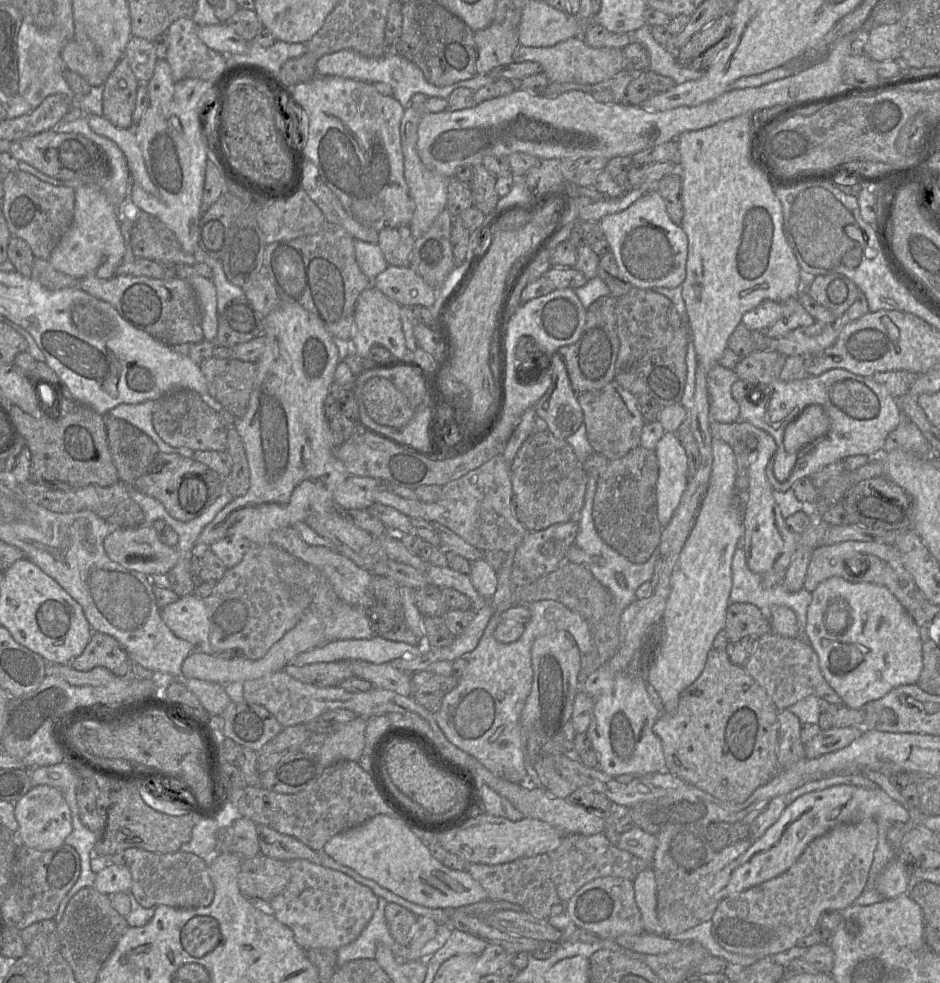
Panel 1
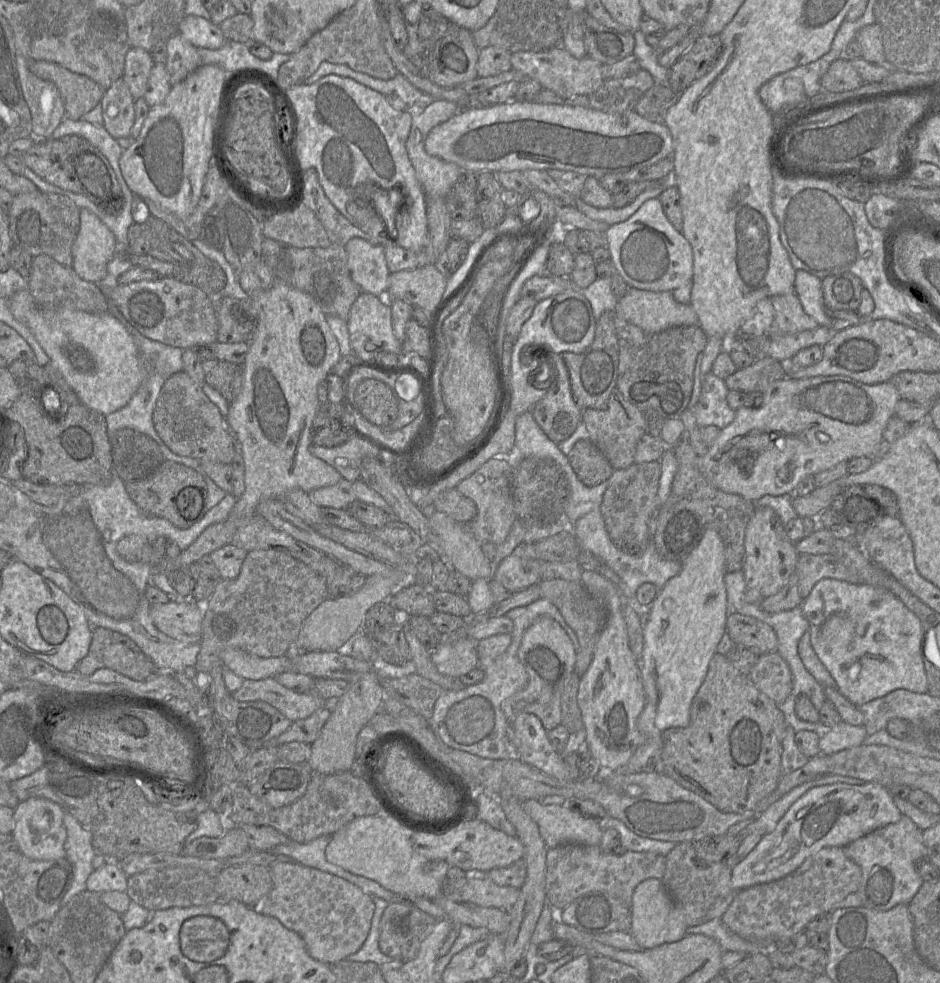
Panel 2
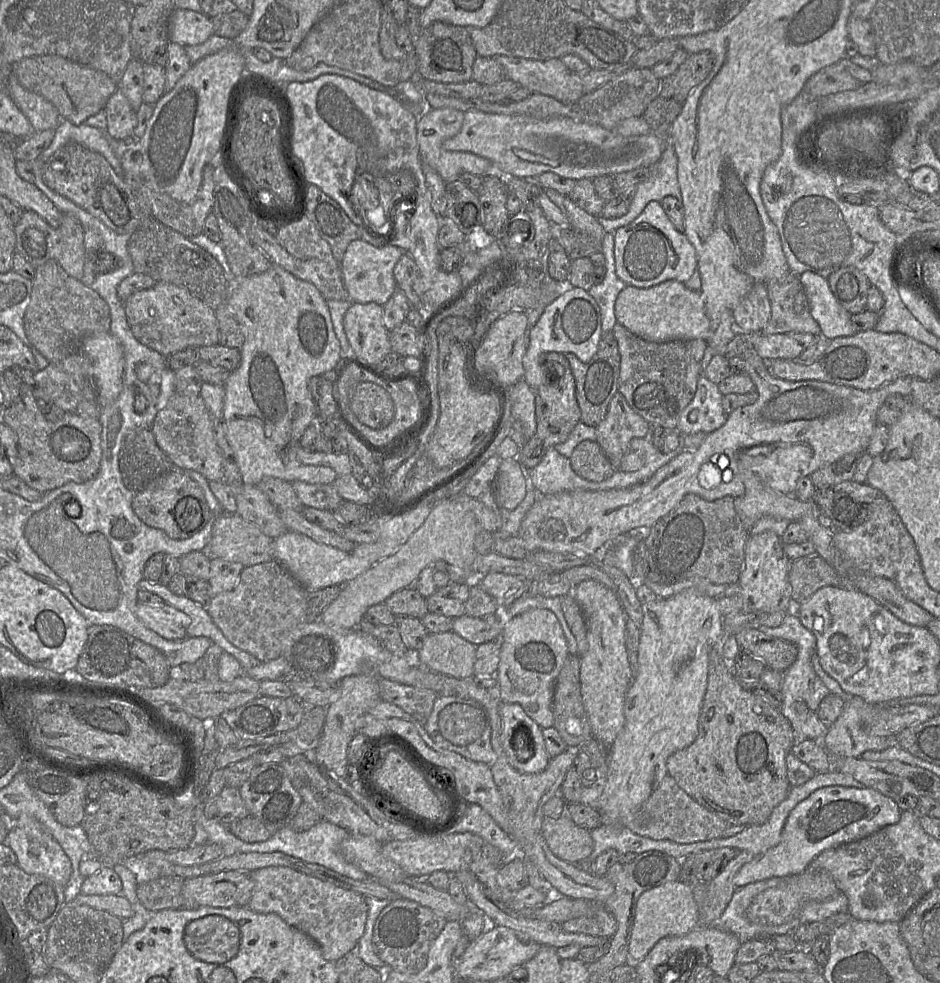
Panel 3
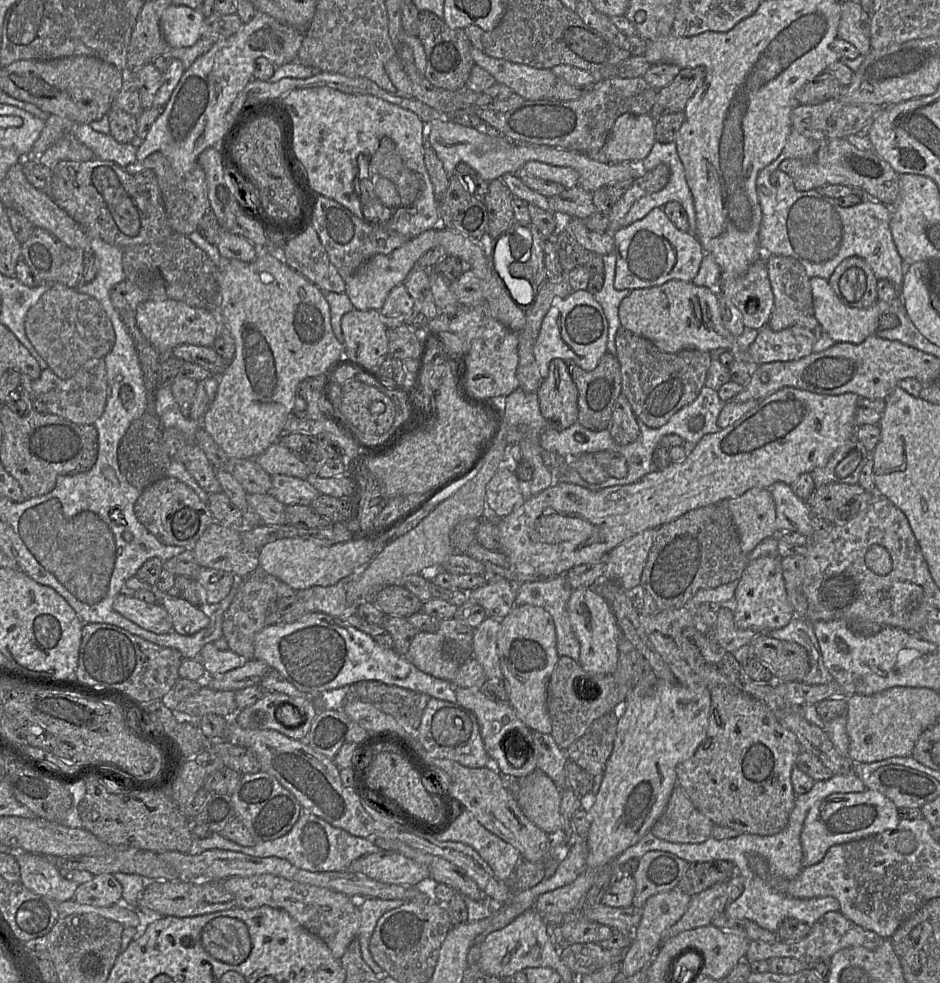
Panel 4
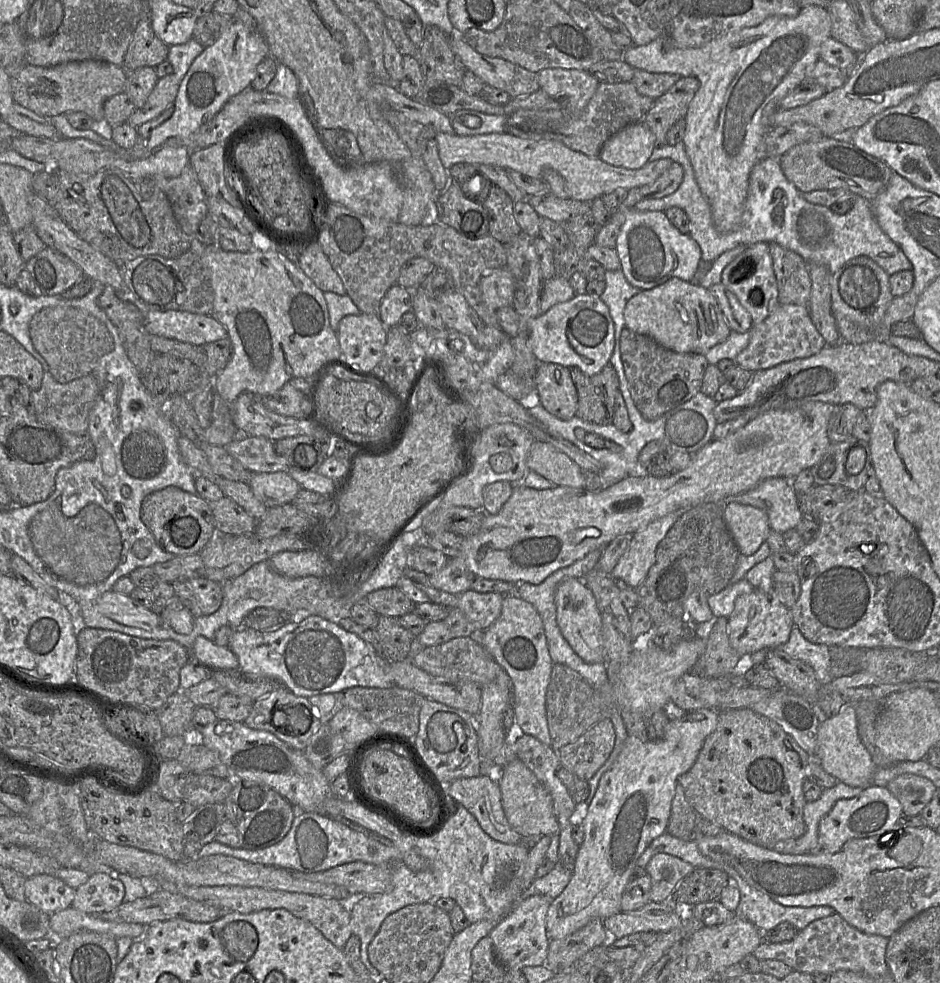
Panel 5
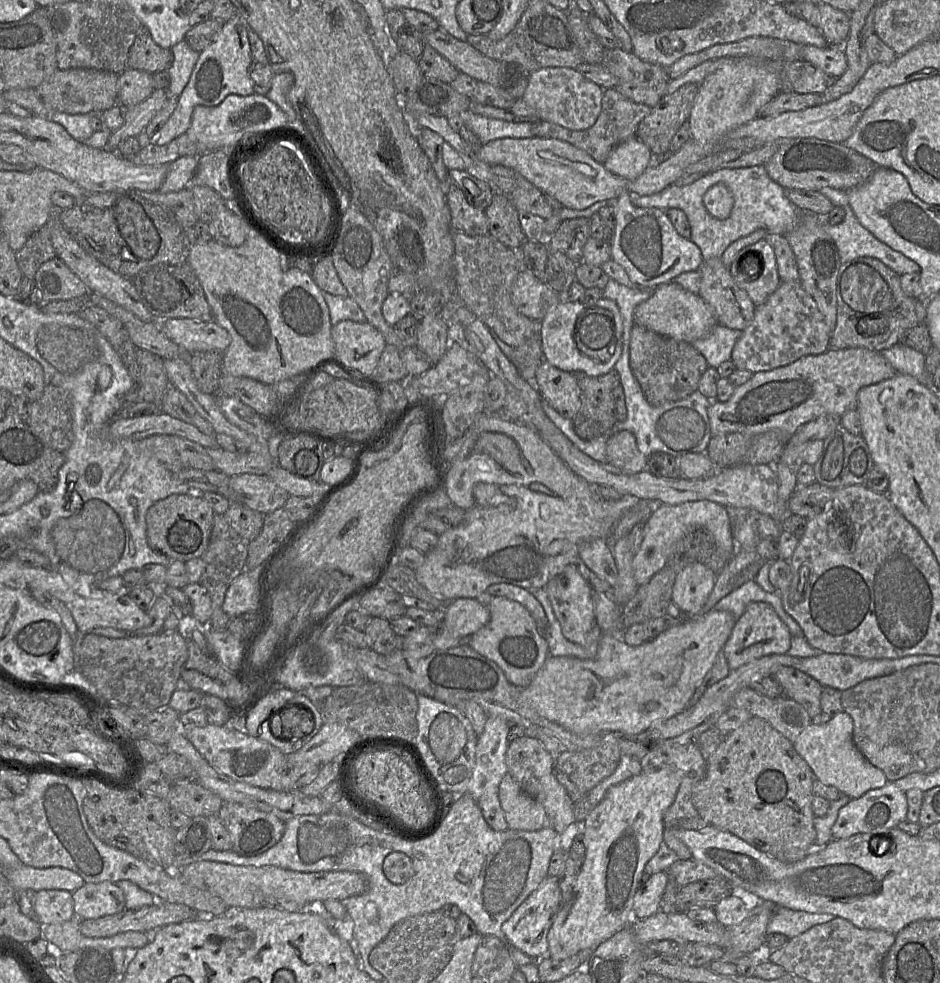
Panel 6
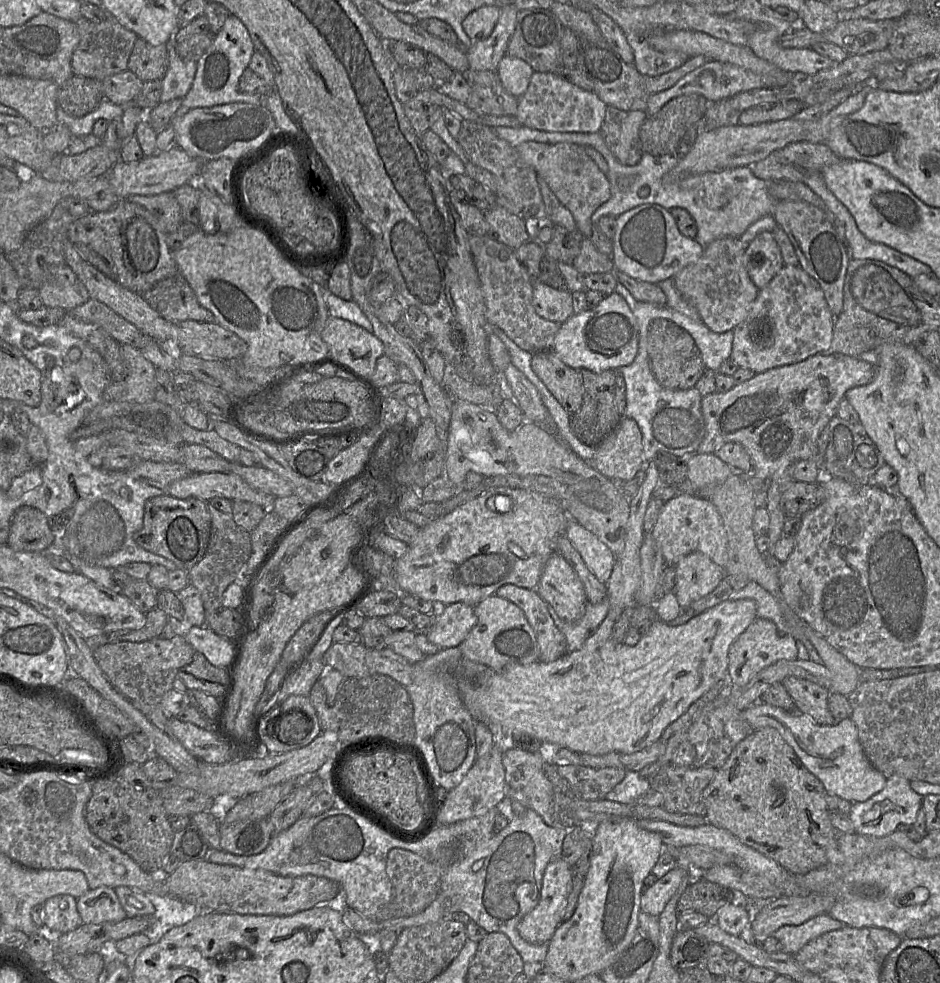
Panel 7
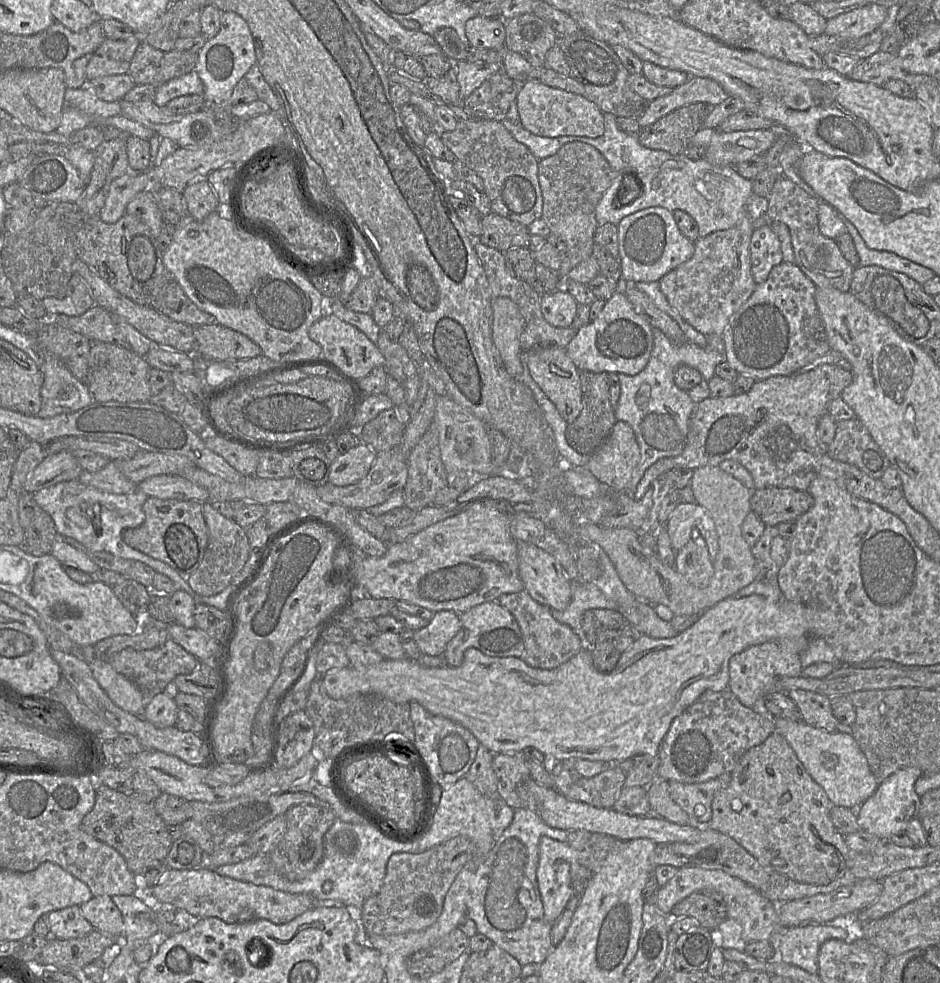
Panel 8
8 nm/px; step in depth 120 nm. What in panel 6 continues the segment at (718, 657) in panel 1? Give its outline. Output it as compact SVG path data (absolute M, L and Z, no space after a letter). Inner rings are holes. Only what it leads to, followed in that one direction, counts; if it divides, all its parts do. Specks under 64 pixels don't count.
M752 716L739 728L727 733L706 762L704 777L692 786L692 800L700 818L782 862L800 861L817 849L812 810L815 775L792 742L766 720Z

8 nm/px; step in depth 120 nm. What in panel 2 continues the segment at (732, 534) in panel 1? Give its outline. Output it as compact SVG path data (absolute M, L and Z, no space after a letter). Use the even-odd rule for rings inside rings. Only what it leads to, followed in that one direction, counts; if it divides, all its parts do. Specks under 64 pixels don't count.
M707 529L698 545L681 561L680 572L668 580L646 608L640 665L646 701L636 722L642 742L626 765L614 772L663 773L662 731L689 725L692 700L706 677L717 645L726 633L729 614L726 573L722 538L716 530Z

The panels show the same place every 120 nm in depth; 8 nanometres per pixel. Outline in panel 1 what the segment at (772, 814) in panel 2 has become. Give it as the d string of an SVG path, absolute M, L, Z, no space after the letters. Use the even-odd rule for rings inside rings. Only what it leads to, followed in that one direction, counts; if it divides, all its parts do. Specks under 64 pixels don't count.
M861 772L859 773L835 773L809 781L802 786L795 788L785 795L786 805L793 802L799 796L810 791L822 790L835 785L852 785L857 787L874 789L877 785L868 779Z

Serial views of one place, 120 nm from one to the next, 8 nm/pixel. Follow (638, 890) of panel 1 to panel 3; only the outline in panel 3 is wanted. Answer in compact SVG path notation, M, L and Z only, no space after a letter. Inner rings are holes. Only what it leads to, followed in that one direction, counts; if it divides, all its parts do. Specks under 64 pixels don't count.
M682 880L668 881L643 892L636 907L628 950L628 963L635 967L659 940L669 936L685 935L698 926L700 926L698 906L688 883Z

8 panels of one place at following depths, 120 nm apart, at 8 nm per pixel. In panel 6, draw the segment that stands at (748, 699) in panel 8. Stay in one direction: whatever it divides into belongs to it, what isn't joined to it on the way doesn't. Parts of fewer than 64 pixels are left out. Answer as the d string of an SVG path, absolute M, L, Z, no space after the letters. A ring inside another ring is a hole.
M751 602L738 618L732 633L723 647L730 670L755 659L771 655L786 654L791 647L791 633L773 607L765 602Z

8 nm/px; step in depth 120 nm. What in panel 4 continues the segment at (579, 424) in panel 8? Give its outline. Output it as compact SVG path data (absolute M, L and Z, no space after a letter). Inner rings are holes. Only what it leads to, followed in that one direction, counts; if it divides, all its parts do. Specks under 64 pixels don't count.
M606 352L597 367L590 372L584 371L571 360L564 362L578 391L577 422L594 432L609 429L614 404L621 394L620 364L617 357Z

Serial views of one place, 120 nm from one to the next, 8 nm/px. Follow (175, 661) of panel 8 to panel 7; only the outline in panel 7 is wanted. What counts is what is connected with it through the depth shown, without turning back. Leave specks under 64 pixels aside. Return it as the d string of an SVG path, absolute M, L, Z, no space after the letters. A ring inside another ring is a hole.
M182 629L170 639L160 636L145 642L107 643L92 650L97 665L111 685L139 706L159 706L163 696L173 689L178 671L191 663L194 652Z

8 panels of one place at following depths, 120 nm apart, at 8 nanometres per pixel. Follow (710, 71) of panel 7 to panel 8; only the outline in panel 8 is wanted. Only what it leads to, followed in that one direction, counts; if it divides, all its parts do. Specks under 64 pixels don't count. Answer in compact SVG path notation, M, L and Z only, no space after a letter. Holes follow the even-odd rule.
M690 77L685 84L674 88L672 92L649 102L638 119L638 124L641 129L644 129L683 106L693 103L708 103L715 106L728 97L720 84L713 79Z

